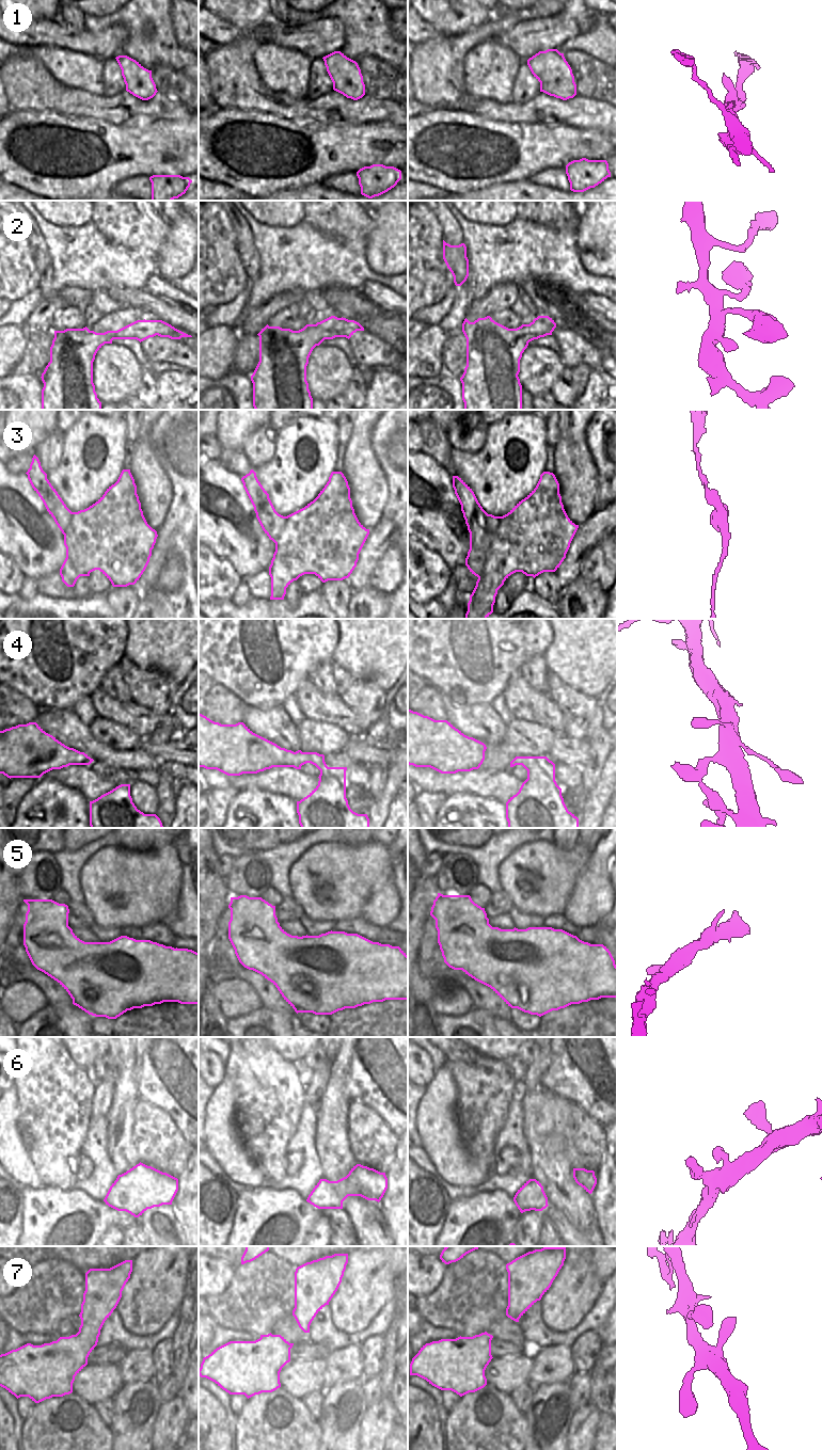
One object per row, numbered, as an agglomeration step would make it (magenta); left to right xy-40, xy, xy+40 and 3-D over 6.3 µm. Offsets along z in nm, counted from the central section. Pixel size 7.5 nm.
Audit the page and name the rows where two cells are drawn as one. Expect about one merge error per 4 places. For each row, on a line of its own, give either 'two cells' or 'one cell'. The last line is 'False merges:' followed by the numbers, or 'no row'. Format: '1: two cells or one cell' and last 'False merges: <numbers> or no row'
1: one cell
2: one cell
3: one cell
4: one cell
5: one cell
6: one cell
7: one cell
False merges: no row

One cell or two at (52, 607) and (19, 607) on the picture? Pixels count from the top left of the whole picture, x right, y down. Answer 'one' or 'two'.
one

